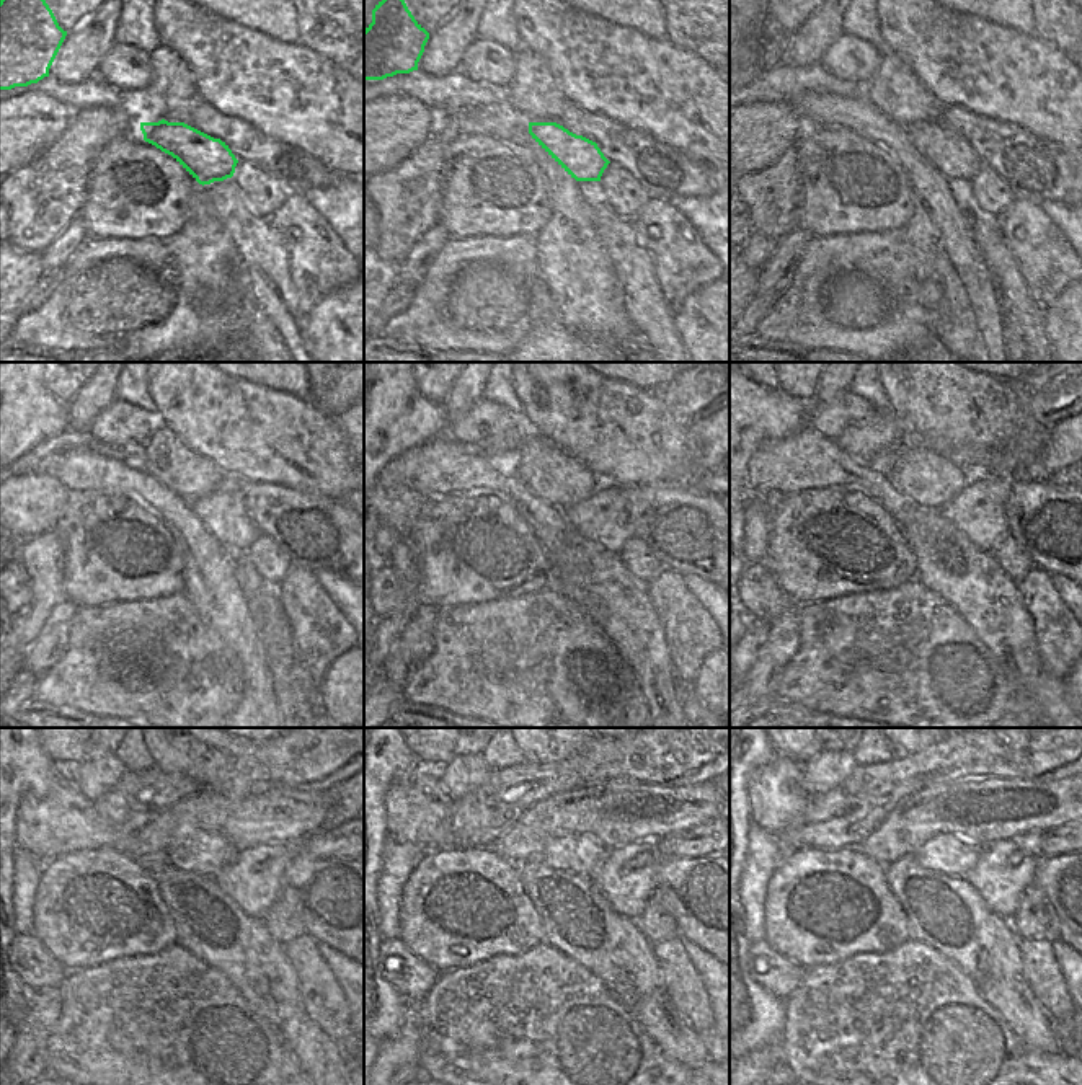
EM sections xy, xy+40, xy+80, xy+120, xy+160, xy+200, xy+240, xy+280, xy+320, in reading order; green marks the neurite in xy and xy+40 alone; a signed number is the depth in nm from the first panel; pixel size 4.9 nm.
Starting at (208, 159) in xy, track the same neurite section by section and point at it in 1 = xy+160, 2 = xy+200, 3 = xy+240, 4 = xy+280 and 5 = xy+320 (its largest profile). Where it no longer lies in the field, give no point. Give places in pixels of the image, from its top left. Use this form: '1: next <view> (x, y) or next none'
1: next xy+160 (603, 518)
2: next xy+200 (978, 511)
3: next xy+240 (253, 880)
4: next xy+280 (627, 876)
5: next xy+320 (1002, 872)

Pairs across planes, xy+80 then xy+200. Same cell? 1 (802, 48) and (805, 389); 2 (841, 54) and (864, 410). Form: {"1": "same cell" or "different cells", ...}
{"1": "different cells", "2": "same cell"}

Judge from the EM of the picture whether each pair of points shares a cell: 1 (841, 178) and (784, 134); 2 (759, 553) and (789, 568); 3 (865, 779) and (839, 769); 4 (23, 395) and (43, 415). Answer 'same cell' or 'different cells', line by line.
1: different cells
2: different cells
3: different cells
4: same cell

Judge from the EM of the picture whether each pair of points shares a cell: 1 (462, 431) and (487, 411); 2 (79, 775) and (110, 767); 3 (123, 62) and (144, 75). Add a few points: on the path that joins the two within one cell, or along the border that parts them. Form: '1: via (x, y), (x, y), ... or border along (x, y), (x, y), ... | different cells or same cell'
1: via (469, 429), (480, 418) | same cell
2: via (87, 775), (95, 775), (101, 770) | same cell
3: via (128, 67), (139, 75) | same cell

